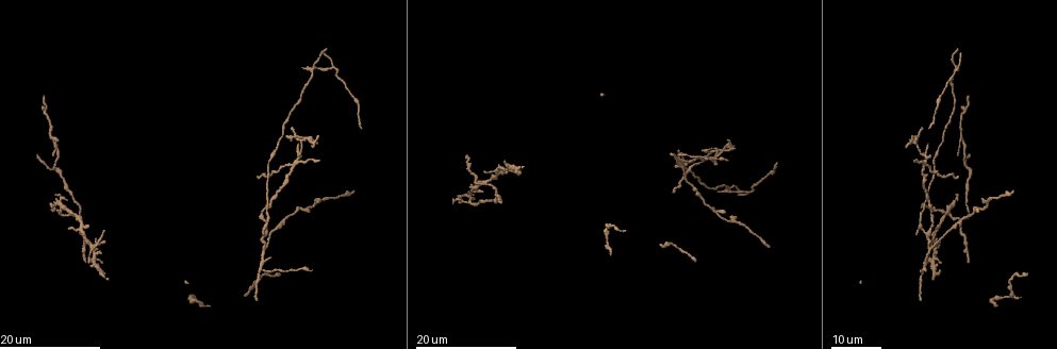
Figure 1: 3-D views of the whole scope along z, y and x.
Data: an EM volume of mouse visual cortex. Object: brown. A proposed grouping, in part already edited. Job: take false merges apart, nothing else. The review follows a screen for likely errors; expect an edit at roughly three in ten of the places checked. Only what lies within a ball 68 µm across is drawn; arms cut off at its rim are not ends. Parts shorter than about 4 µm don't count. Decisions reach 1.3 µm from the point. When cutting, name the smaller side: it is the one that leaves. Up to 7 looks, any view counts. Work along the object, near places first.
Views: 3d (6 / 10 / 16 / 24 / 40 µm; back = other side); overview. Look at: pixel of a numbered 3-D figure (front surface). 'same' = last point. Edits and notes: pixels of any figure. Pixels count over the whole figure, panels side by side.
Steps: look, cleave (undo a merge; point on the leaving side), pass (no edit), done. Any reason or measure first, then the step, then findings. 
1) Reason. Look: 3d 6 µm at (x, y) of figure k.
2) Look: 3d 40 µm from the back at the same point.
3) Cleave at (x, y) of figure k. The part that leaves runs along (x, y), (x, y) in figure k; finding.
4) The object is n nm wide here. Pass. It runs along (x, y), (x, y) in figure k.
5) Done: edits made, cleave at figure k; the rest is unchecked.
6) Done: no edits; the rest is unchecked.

Two arms in line, one across. Look: 3d 16 µm at (262, 269) of figure 1.

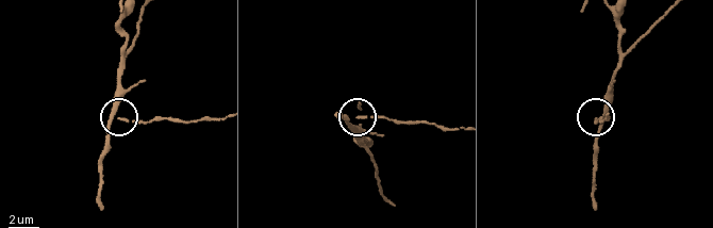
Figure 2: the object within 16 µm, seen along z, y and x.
Look: 3d 10 µm at the same point.

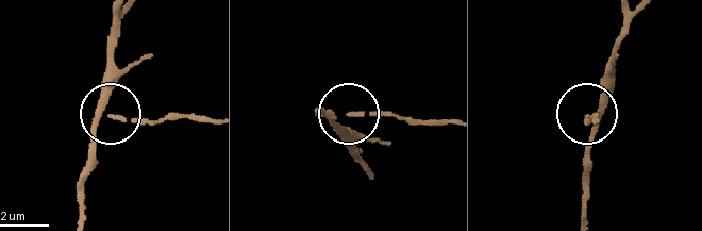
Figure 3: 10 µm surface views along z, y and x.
3 arms meet here. Cleave at (132, 118) of figure 3. The part that leaves runs along (102, 113), (154, 121), (210, 119) in figure 3; a second neuron is stuck on.

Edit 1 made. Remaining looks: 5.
Redraw. Look: overview.

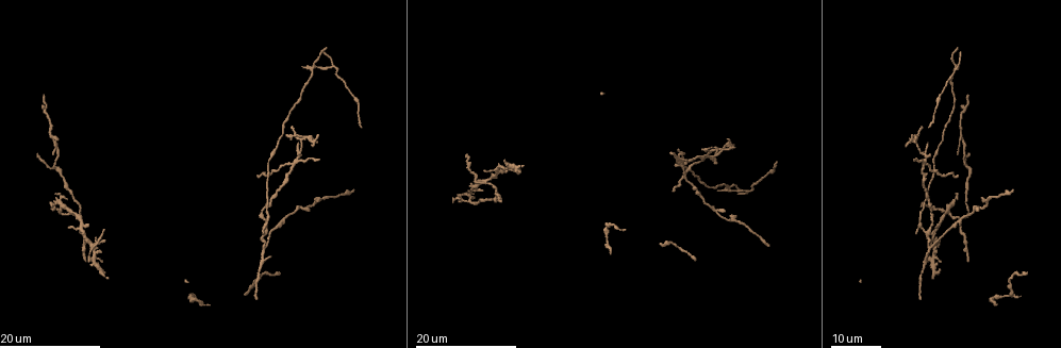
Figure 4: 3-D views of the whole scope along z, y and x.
Look: 3d 24 µm at (304, 136) of figure 4.

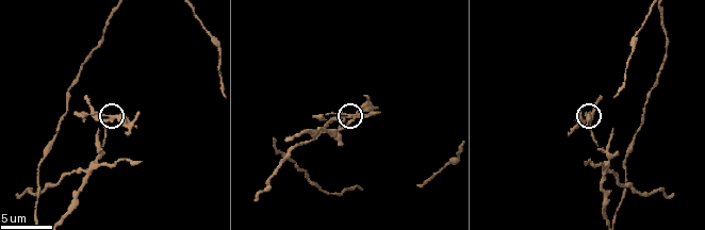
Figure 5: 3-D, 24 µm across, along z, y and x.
Look: 3d 6 µm at (108, 117) of figure 5.

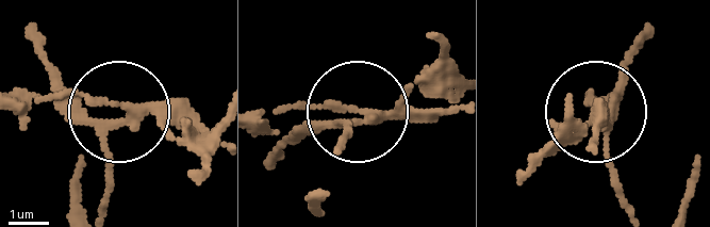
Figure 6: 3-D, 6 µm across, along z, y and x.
Pass. It runs along (337, 149), (350, 112), (279, 146) in figure 6; one neuron here.

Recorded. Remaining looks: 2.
Four-way junction. Look: 3d 6 µm at (338, 135) of figure 5.

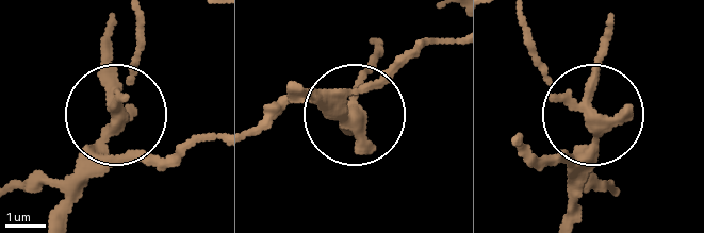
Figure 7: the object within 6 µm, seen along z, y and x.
The object is 280 nm wide here. Pass. It runs along (51, 209), (116, 120), (136, 60) in figure 7; all the same neuron.

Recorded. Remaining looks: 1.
Done: edits made, cleave at figure 3; the rest is unchecked.

